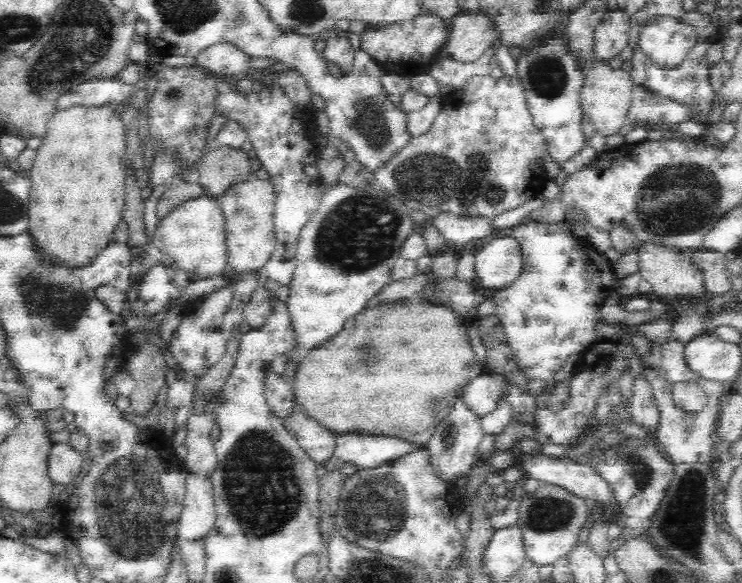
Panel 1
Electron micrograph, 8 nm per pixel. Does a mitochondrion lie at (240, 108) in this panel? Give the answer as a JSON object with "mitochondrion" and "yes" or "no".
{"mitochondrion":"yes"}

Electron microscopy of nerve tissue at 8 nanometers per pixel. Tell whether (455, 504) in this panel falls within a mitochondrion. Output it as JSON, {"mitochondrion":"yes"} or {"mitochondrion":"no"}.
{"mitochondrion":"no"}

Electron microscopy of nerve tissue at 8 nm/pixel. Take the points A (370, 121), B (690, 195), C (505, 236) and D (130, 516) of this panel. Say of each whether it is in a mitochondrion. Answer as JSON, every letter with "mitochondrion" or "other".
{"A":"mitochondrion","B":"mitochondrion","C":"other","D":"mitochondrion"}

